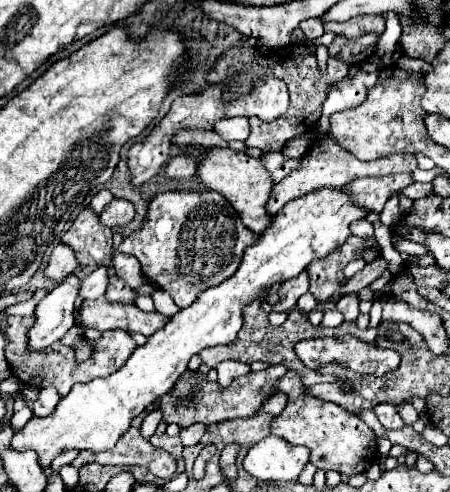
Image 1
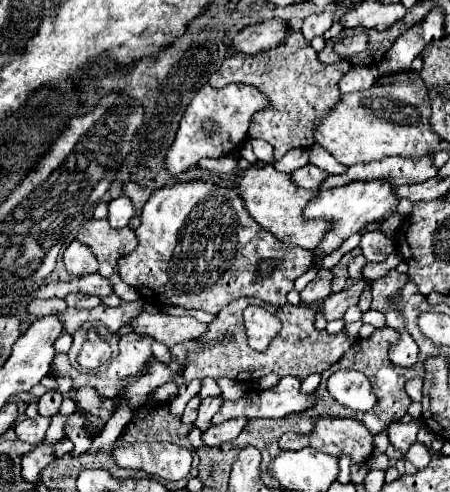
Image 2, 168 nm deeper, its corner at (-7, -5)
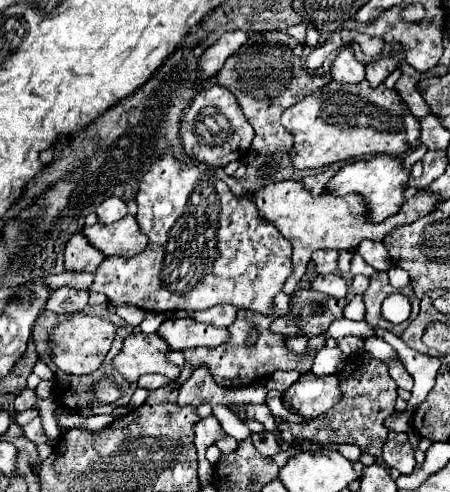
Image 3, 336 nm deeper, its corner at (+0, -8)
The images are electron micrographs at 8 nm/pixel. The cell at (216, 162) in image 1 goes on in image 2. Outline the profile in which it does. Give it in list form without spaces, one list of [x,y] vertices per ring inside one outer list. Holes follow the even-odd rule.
[[[252,163],[248,169],[238,171],[236,185],[252,219],[258,221],[264,229],[268,229],[276,239],[310,251],[316,249],[316,245],[320,245],[328,225],[324,221],[308,221],[302,217],[302,209],[314,197],[314,191],[296,187],[290,175],[276,171],[272,163],[266,163],[262,167],[258,163]]]

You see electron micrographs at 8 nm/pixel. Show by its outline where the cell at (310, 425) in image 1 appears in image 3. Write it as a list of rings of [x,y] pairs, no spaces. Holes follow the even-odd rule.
[[[265,432],[265,434],[251,434],[251,440],[253,440],[253,446],[263,454],[263,456],[273,456],[279,452],[279,446],[275,442],[275,436],[271,432]]]

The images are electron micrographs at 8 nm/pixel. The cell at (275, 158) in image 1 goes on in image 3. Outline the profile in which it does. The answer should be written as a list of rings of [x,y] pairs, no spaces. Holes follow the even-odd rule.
[[[323,170],[323,172],[319,172],[317,176],[305,176],[303,178],[303,186],[313,194],[313,196],[317,196],[317,194],[323,194],[325,190],[327,190],[327,182],[331,180],[335,176],[335,170]]]

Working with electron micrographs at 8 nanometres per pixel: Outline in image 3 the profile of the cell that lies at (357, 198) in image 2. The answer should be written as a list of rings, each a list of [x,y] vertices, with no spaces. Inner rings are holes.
[[[373,156],[373,158],[365,158],[365,160],[357,160],[353,164],[343,166],[335,178],[329,182],[329,192],[327,194],[335,194],[335,196],[345,196],[349,192],[357,192],[361,194],[369,208],[369,220],[371,222],[383,222],[387,216],[397,214],[399,208],[403,206],[403,192],[405,192],[405,184],[411,178],[411,170],[407,170],[403,166],[403,158],[393,158],[393,156]]]

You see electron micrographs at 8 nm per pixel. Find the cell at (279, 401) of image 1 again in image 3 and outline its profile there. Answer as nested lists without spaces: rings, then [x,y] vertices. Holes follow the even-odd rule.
[[[335,346],[335,348],[321,348],[313,360],[313,368],[311,372],[313,374],[337,374],[343,370],[345,366],[345,356],[341,354],[341,350]]]

